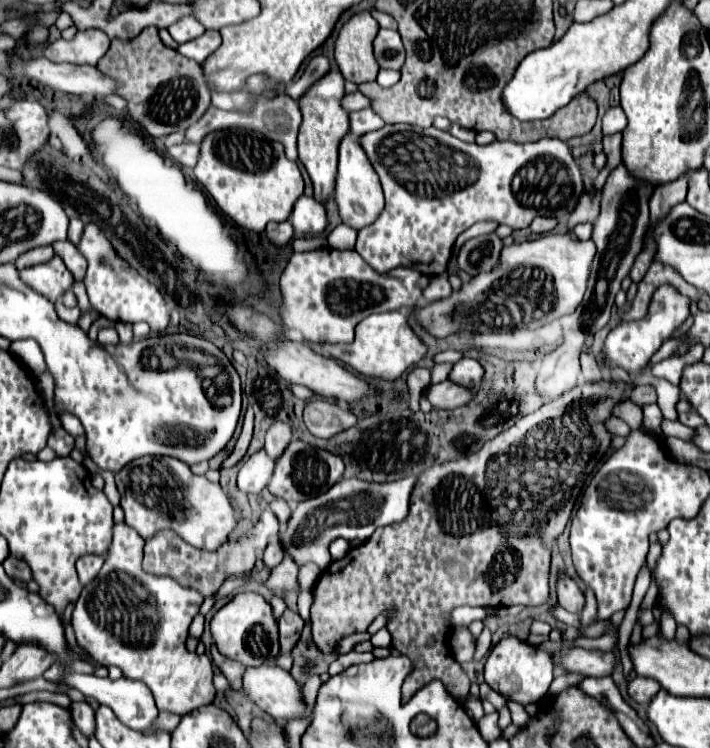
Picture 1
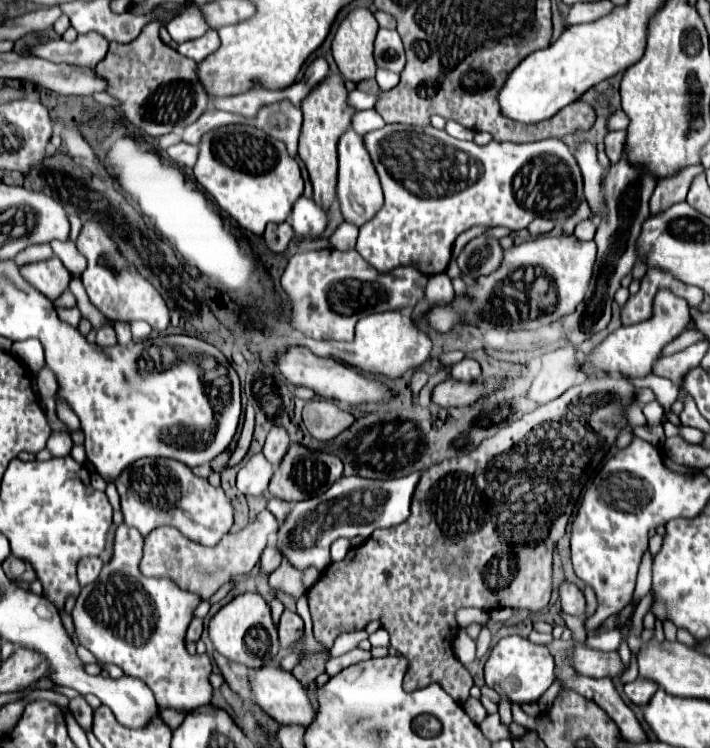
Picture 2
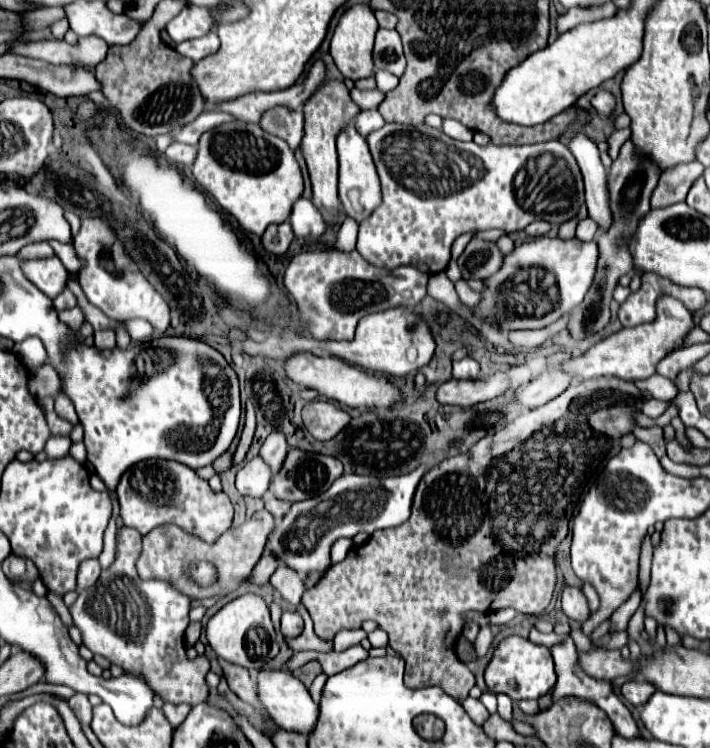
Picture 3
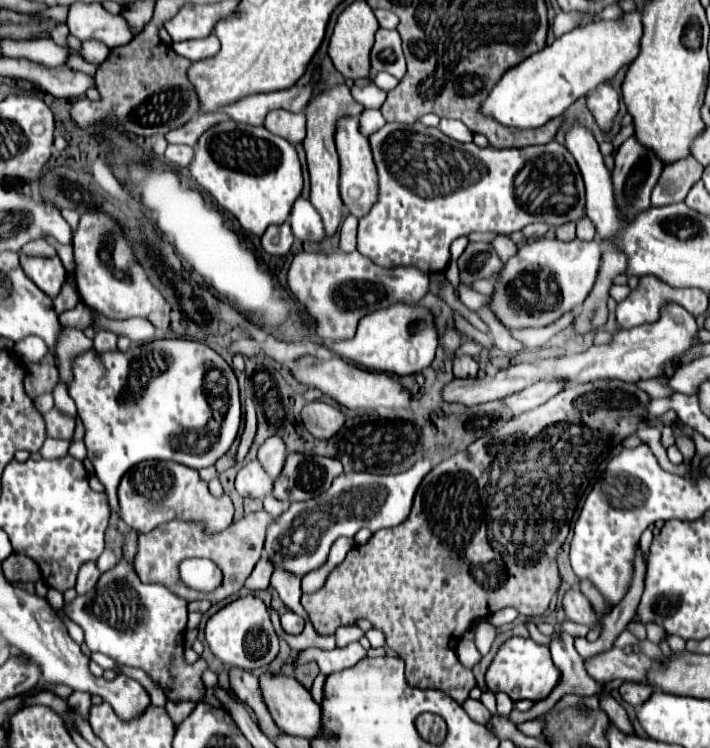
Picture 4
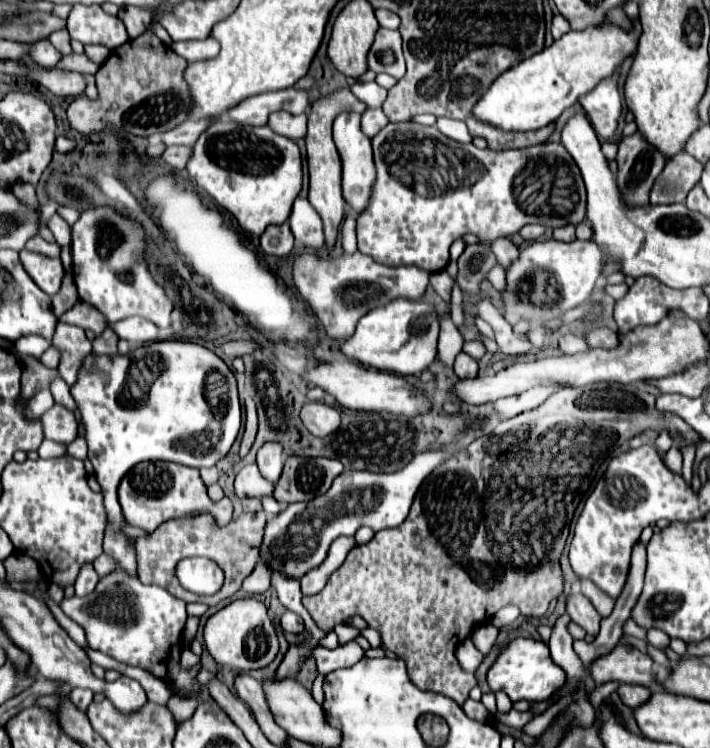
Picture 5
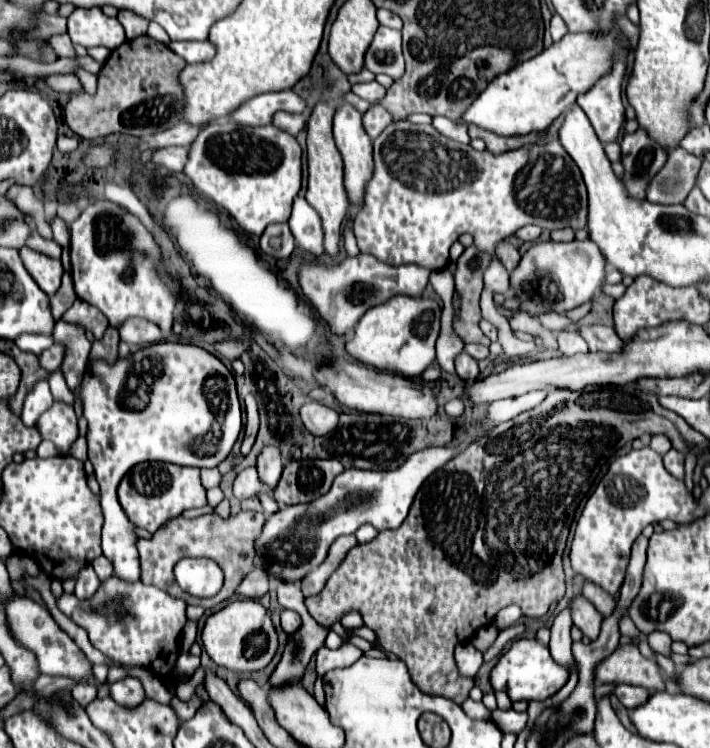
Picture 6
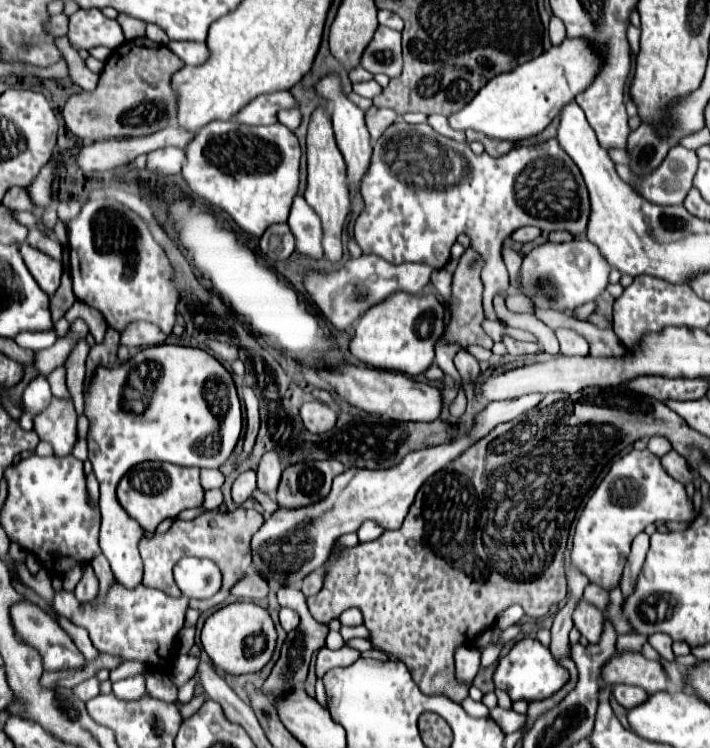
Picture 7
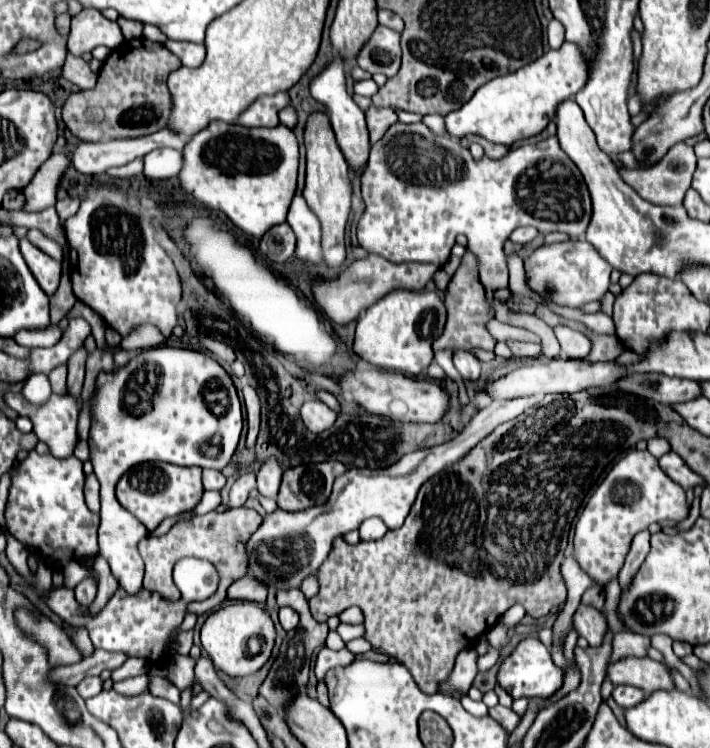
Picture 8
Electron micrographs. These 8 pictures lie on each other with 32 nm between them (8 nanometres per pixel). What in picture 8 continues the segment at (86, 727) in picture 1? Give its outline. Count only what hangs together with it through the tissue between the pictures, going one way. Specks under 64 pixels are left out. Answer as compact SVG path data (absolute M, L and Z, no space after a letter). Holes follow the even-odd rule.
M92 676L92 678L84 678L84 680L76 686L76 690L78 690L78 694L86 700L86 698L92 698L92 696L100 694L100 692L102 692L102 684L104 684L104 680L102 680L100 676Z

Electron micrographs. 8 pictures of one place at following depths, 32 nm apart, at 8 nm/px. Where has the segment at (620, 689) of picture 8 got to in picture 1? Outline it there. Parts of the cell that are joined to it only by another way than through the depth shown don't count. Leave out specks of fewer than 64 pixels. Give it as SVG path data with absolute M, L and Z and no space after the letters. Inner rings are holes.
M638 676L632 682L628 682L628 694L638 704L648 704L658 690L660 690L660 684L656 680L650 680L650 678L640 678Z

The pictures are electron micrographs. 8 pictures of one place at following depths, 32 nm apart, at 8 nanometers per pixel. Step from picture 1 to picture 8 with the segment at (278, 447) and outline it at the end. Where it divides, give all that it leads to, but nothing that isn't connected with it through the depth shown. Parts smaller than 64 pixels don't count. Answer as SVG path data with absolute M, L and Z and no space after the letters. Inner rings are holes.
M268 458L258 472L258 492L266 498L276 498L280 480L282 480L280 464L276 462L276 458Z

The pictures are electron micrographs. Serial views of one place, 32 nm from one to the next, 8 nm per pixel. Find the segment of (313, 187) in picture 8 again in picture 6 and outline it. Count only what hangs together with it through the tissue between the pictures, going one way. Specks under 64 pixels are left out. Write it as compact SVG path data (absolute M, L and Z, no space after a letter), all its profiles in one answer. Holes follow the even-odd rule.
M320 102L314 106L310 122L308 122L308 204L320 214L322 228L324 228L324 250L330 258L336 258L340 252L340 236L342 236L342 222L348 212L348 194L344 188L344 162L334 144L332 136L332 114L334 108Z

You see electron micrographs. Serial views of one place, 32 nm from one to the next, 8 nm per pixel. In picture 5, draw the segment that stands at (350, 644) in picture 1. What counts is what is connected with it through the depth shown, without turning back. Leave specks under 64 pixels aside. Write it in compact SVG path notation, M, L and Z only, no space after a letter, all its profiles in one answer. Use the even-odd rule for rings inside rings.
M339 624L334 628L334 632L337 634L339 644L344 645L360 635L360 630L352 626L345 624Z

